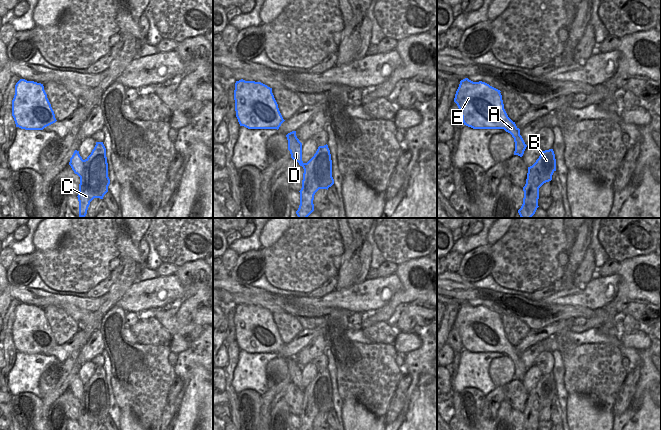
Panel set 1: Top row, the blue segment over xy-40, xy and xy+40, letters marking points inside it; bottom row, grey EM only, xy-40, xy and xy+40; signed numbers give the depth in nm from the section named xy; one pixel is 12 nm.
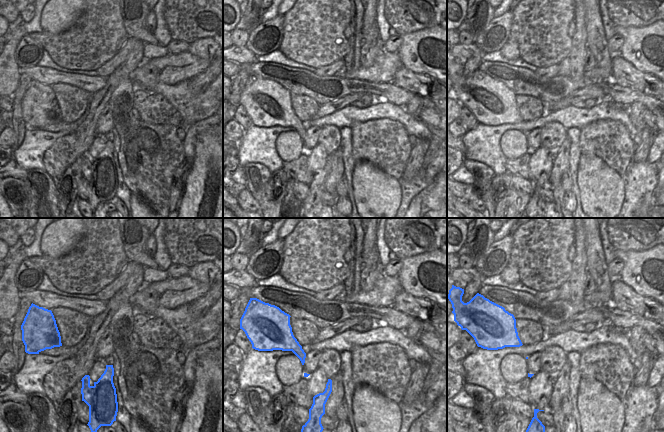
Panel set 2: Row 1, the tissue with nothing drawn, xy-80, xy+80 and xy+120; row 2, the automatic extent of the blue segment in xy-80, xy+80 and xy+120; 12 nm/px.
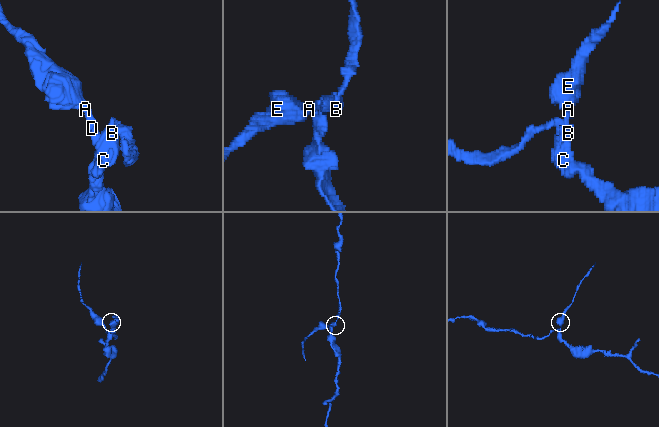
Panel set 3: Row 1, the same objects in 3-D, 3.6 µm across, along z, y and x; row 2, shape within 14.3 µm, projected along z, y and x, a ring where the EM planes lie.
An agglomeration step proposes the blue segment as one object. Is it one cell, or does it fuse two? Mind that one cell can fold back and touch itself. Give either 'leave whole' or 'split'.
split

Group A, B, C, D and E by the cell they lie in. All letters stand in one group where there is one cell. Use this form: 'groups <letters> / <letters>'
groups A E / B C D

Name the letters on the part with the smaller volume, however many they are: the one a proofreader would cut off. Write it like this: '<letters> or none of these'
A, E

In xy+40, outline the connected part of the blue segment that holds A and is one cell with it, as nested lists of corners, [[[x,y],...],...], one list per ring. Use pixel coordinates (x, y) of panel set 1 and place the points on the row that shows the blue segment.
[[[465,78],[460,81],[454,102],[464,125],[473,129],[504,129],[518,140],[520,129],[508,117],[500,92],[485,82]]]

